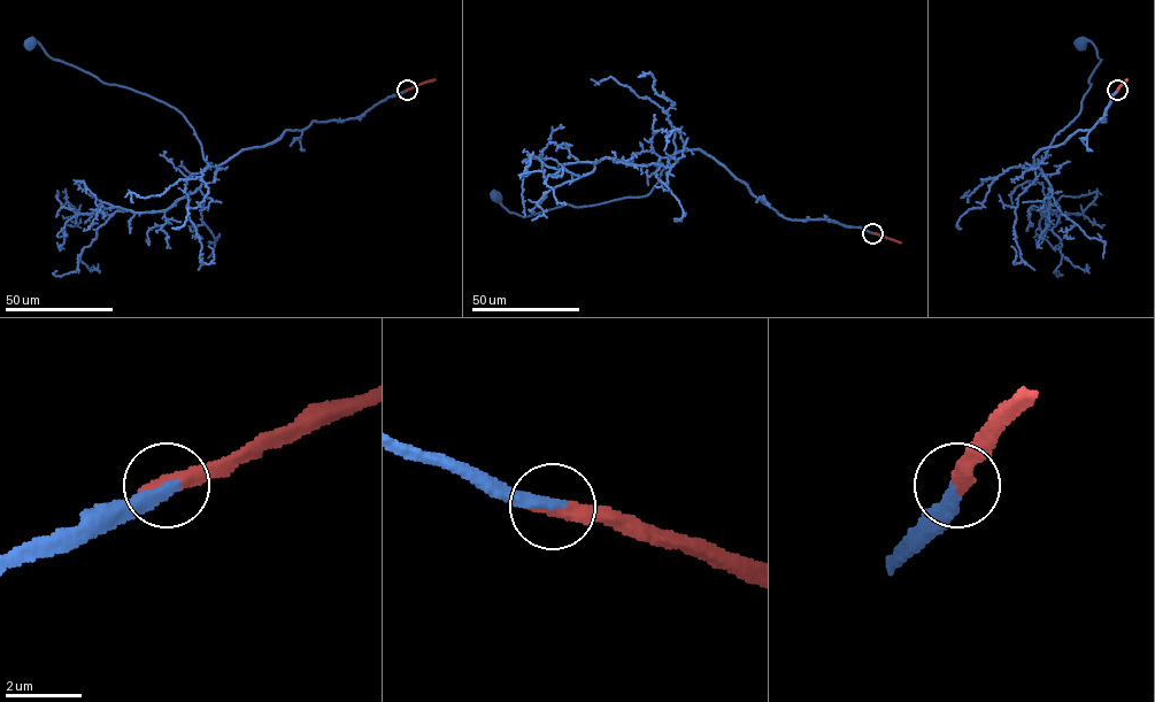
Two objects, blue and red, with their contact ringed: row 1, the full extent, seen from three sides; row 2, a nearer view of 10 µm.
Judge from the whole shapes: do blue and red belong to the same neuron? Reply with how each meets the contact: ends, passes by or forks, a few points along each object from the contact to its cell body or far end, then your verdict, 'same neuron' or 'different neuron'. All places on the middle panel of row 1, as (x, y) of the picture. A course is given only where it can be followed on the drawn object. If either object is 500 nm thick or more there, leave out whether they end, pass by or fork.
blue ends; red ends; course blue (872, 232), (786, 218), (699, 149), (678, 152), (641, 197), (526, 216), (495, 197); course red (872, 233), (901, 242); same neuron

